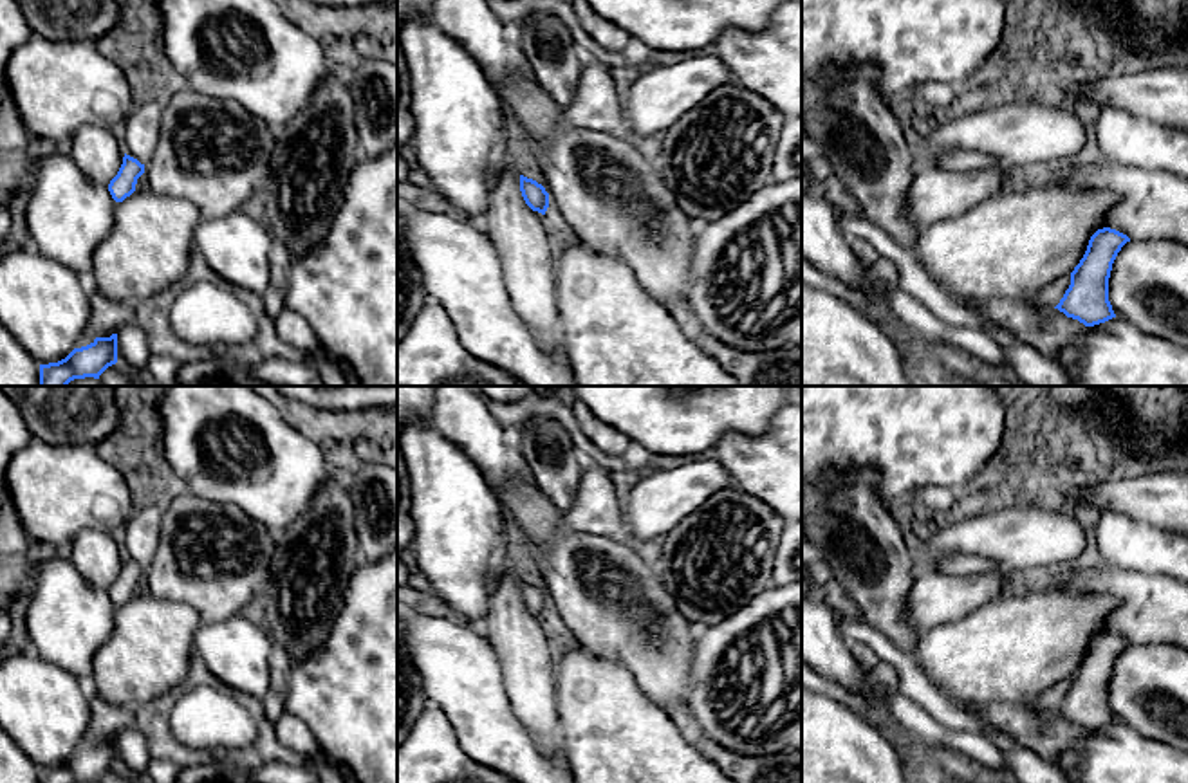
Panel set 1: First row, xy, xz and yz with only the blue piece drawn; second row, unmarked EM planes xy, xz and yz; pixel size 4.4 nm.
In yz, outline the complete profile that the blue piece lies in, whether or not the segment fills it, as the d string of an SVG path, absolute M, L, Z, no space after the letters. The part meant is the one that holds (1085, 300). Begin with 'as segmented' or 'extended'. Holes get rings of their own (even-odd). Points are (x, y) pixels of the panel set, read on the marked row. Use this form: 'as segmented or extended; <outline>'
as segmented; M1098 229L1080 263L1071 272L1071 285L1054 307L1085 327L1116 318L1109 301L1109 278L1112 263L1130 238L1116 229Z

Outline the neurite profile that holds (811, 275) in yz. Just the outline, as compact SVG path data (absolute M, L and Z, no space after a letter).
M802 254L802 280L805 283L811 283L814 287L825 289L832 294L840 294L843 299L847 299L854 309L865 309L867 298L859 292L850 292L840 283L836 278L821 272L818 267L809 263L805 256Z

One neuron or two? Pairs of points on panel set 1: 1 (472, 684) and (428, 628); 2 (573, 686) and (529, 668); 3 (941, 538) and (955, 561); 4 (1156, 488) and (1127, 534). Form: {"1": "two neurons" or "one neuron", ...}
{"1": "one neuron", "2": "two neurons", "3": "two neurons", "4": "two neurons"}

